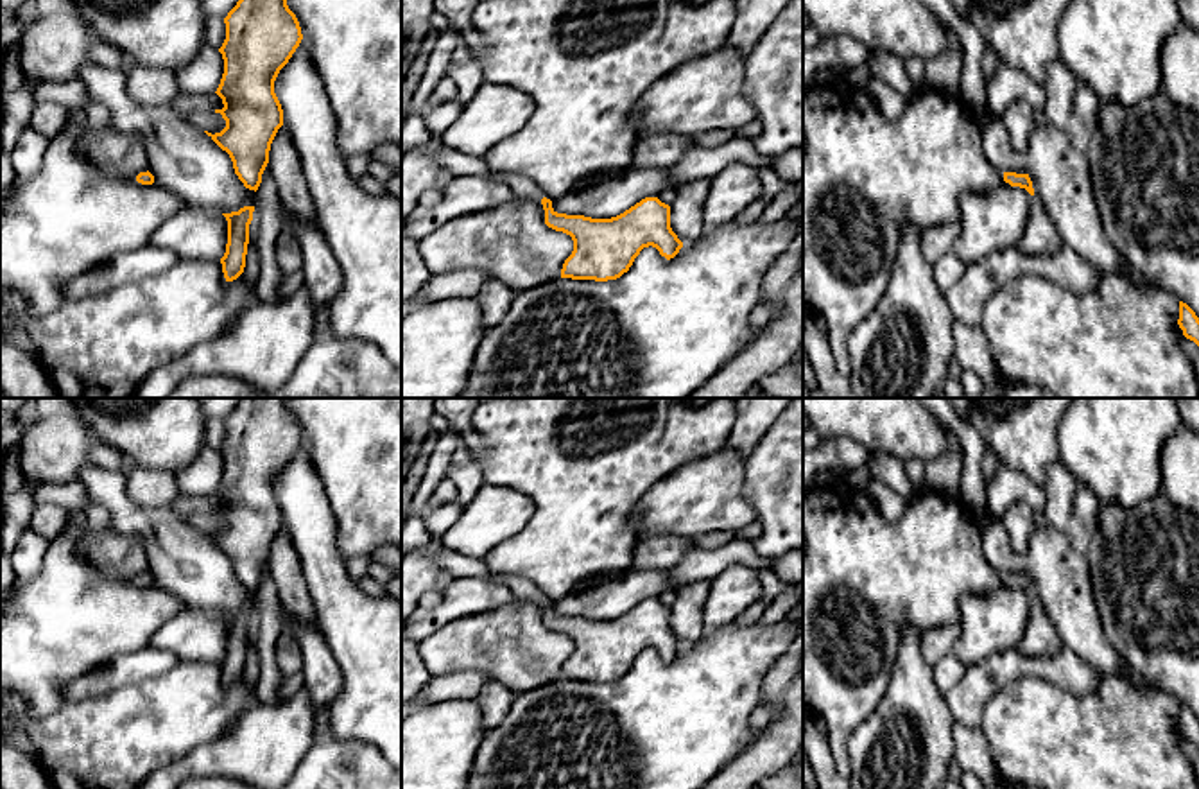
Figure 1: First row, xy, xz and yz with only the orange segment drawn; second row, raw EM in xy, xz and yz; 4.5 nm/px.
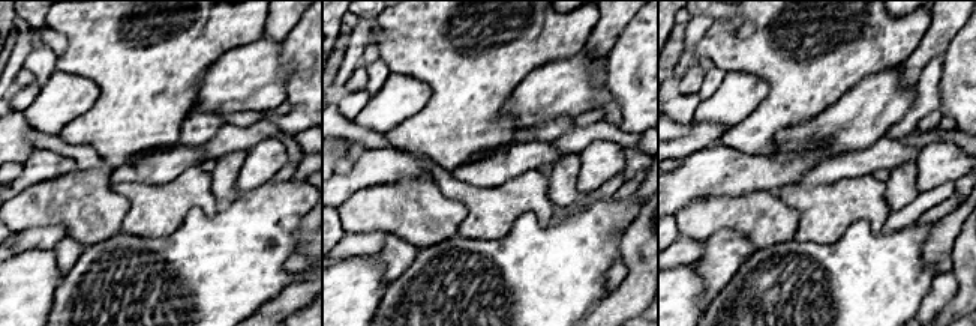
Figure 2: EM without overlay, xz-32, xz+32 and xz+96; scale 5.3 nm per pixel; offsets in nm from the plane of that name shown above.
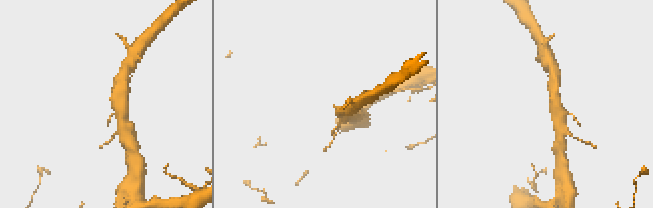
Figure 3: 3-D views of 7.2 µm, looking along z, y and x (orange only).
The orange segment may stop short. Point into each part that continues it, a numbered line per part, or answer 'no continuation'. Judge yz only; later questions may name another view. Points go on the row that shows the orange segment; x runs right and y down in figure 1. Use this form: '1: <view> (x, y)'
no continuation

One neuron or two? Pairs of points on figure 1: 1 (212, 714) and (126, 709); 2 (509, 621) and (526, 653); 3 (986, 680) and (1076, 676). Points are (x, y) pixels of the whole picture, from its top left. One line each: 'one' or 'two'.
1: one
2: one
3: one

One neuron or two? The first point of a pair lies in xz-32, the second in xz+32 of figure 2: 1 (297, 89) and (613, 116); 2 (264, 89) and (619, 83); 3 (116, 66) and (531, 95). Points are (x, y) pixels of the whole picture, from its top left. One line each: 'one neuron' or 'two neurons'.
1: two neurons
2: two neurons
3: two neurons

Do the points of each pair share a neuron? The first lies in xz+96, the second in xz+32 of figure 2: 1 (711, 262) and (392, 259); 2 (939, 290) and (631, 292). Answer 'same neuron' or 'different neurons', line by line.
1: same neuron
2: different neurons

